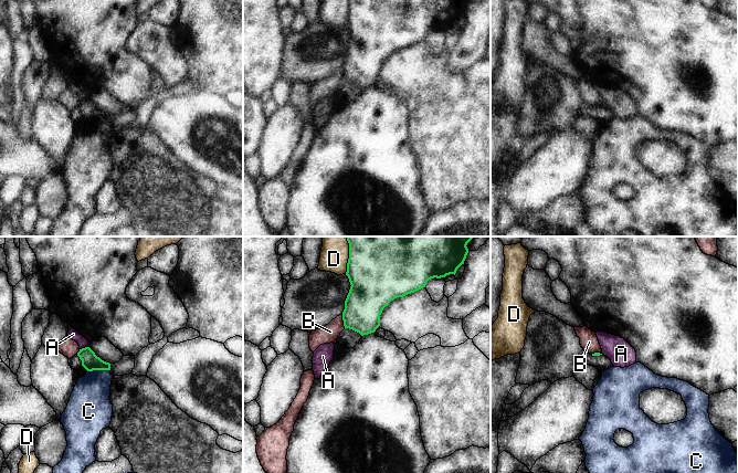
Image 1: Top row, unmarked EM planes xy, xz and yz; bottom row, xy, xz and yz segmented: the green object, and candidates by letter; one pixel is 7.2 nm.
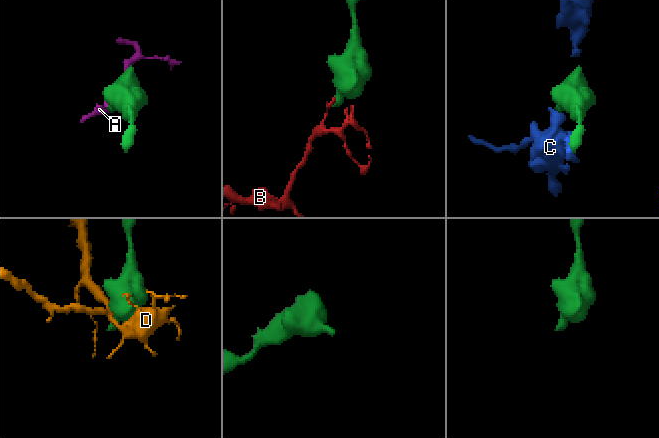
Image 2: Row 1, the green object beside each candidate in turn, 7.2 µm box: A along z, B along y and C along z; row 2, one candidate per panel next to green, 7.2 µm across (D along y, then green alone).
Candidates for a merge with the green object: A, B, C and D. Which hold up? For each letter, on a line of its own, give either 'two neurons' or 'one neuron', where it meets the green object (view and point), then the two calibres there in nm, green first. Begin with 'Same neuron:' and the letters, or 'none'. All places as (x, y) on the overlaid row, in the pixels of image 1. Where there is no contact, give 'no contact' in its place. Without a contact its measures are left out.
Same neuron: none
A: two neurons; contact xy (83, 348); calibres 120 and 70 nm
B: two neurons; contact xz (344, 322); calibres 280 and 130 nm
C: two neurons; contact xy (97, 369); calibres 120 and 300 nm
D: two neurons; contact xz (349, 254); calibres 500 and 200 nm

